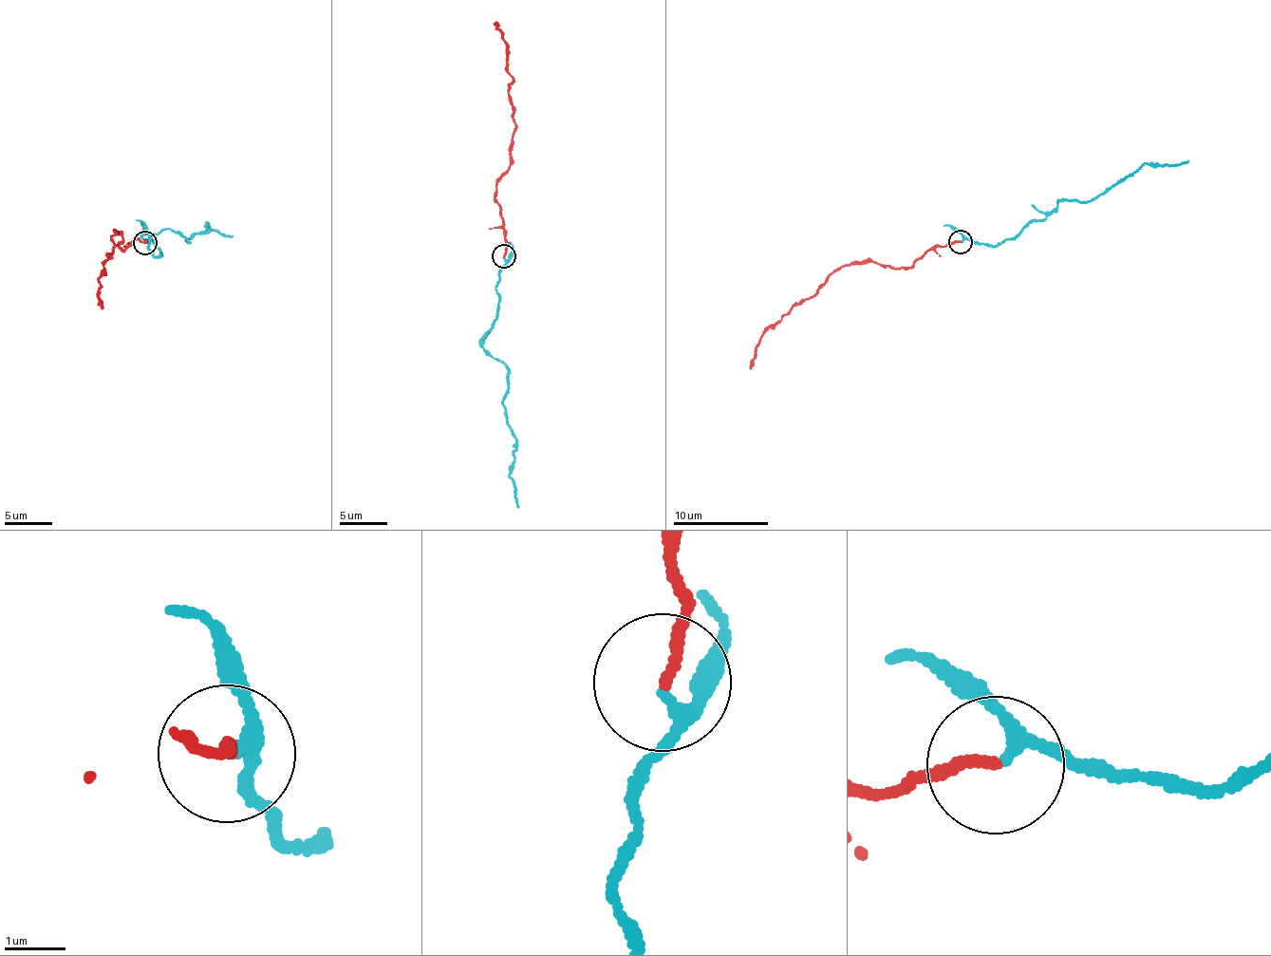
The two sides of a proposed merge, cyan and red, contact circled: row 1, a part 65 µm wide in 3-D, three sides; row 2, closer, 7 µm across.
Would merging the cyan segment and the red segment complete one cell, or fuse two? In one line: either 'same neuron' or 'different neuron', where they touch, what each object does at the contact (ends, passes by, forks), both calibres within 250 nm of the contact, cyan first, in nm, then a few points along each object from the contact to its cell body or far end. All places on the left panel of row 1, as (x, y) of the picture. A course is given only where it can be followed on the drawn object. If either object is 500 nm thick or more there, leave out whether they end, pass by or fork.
same neuron; at (145, 242); cyan passes by; red ends there; 200 nm thick on the cyan side, 170 nm on the other; cyan runs (146, 243), (154, 254), (163, 255), (146, 234), (171, 230), (188, 241), (209, 233), (206, 222), (233, 234); red runs (145, 243), (131, 239), (124, 250), (112, 231), (115, 245), (100, 274), (103, 309)

